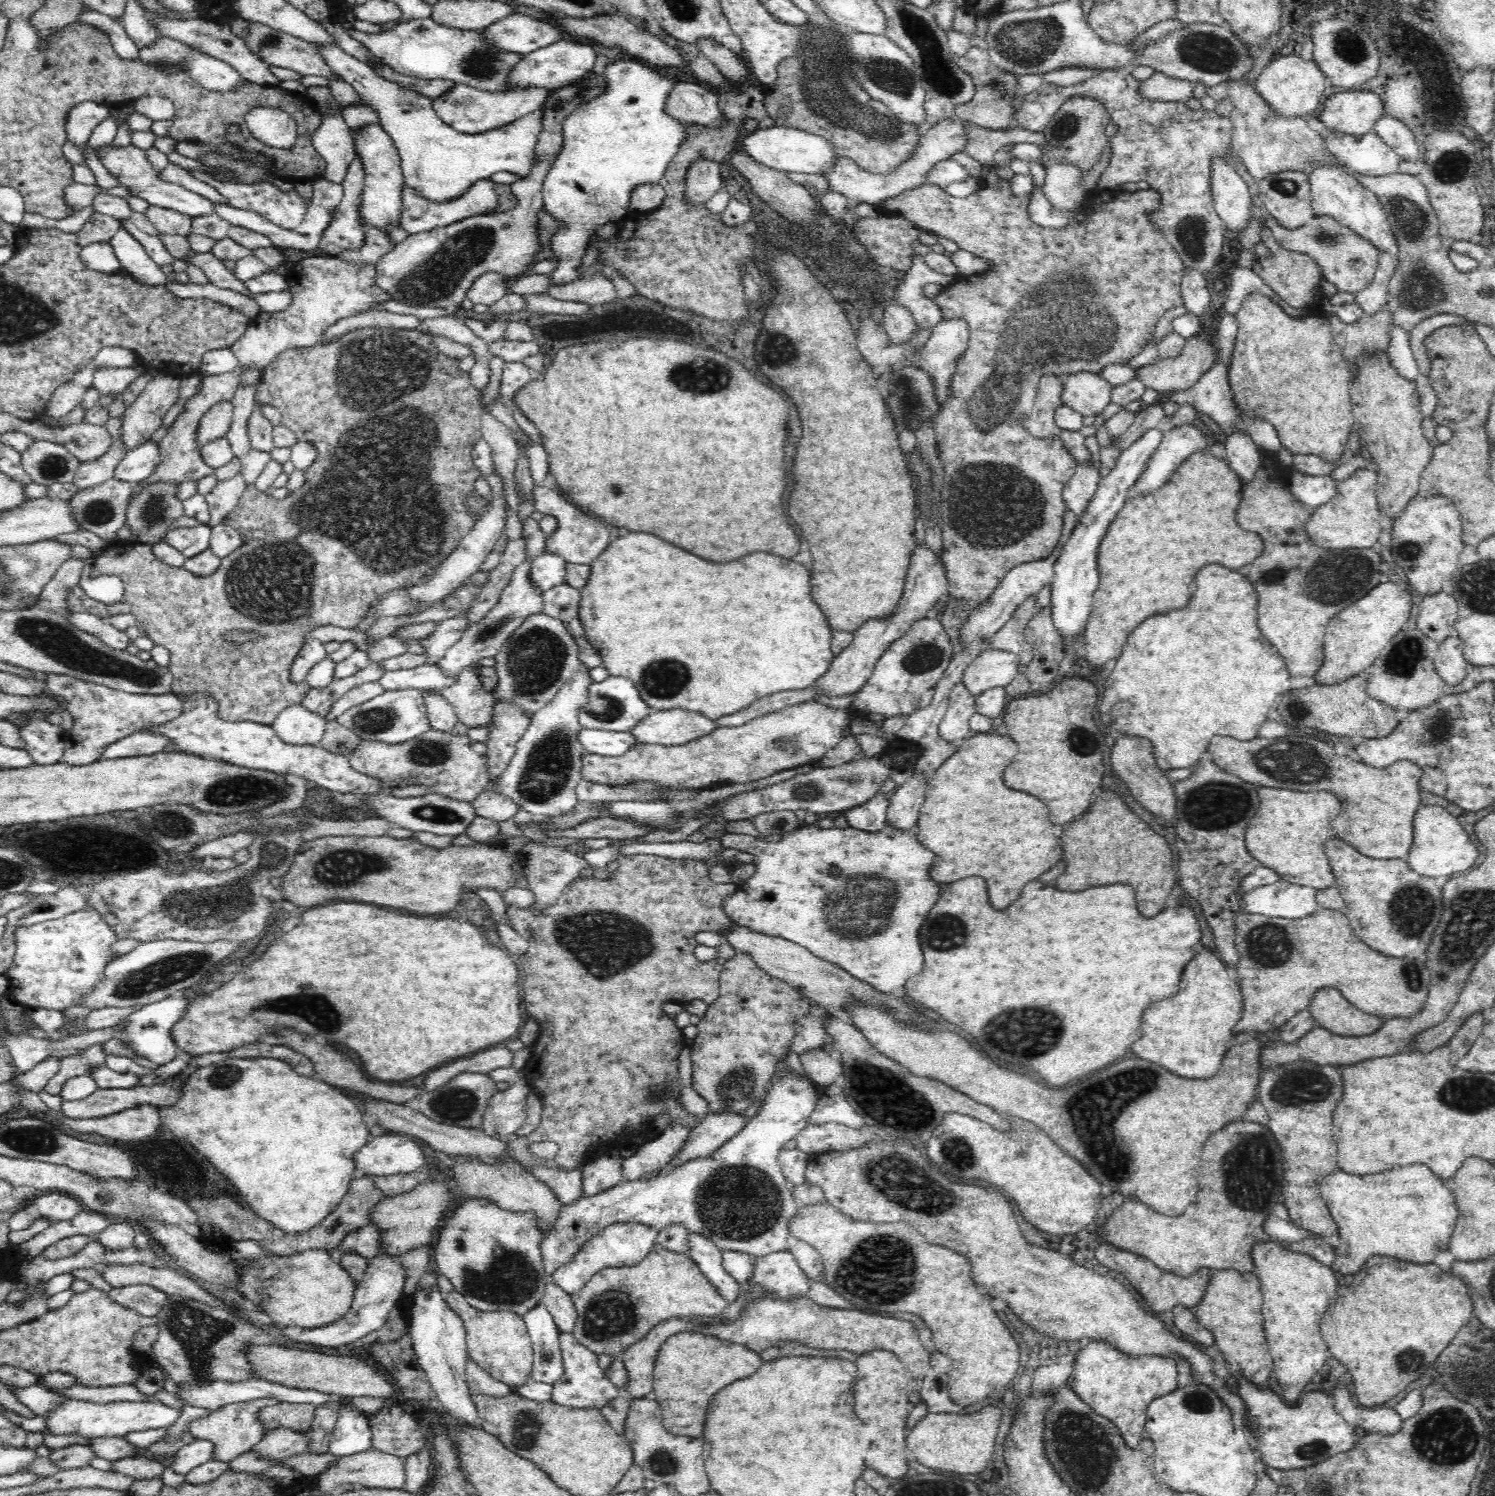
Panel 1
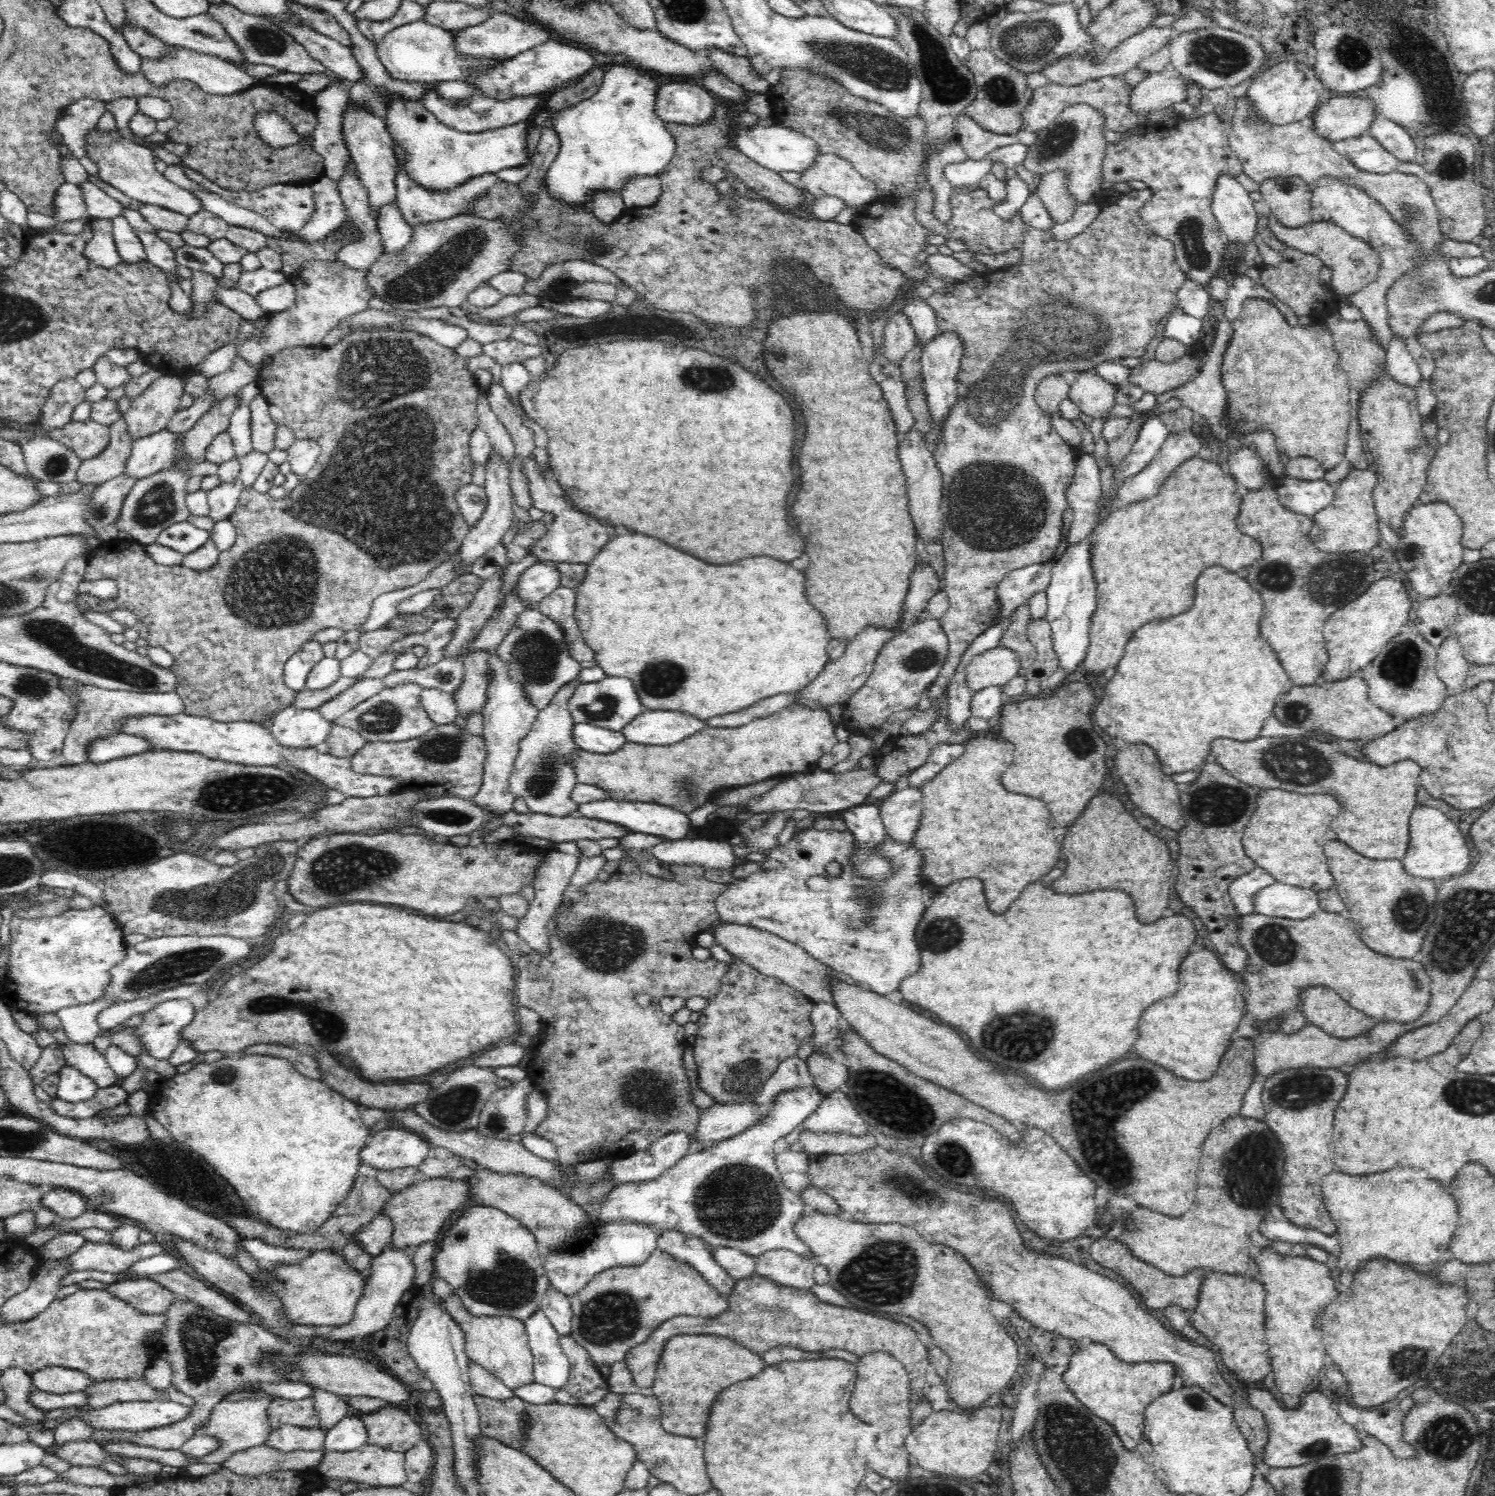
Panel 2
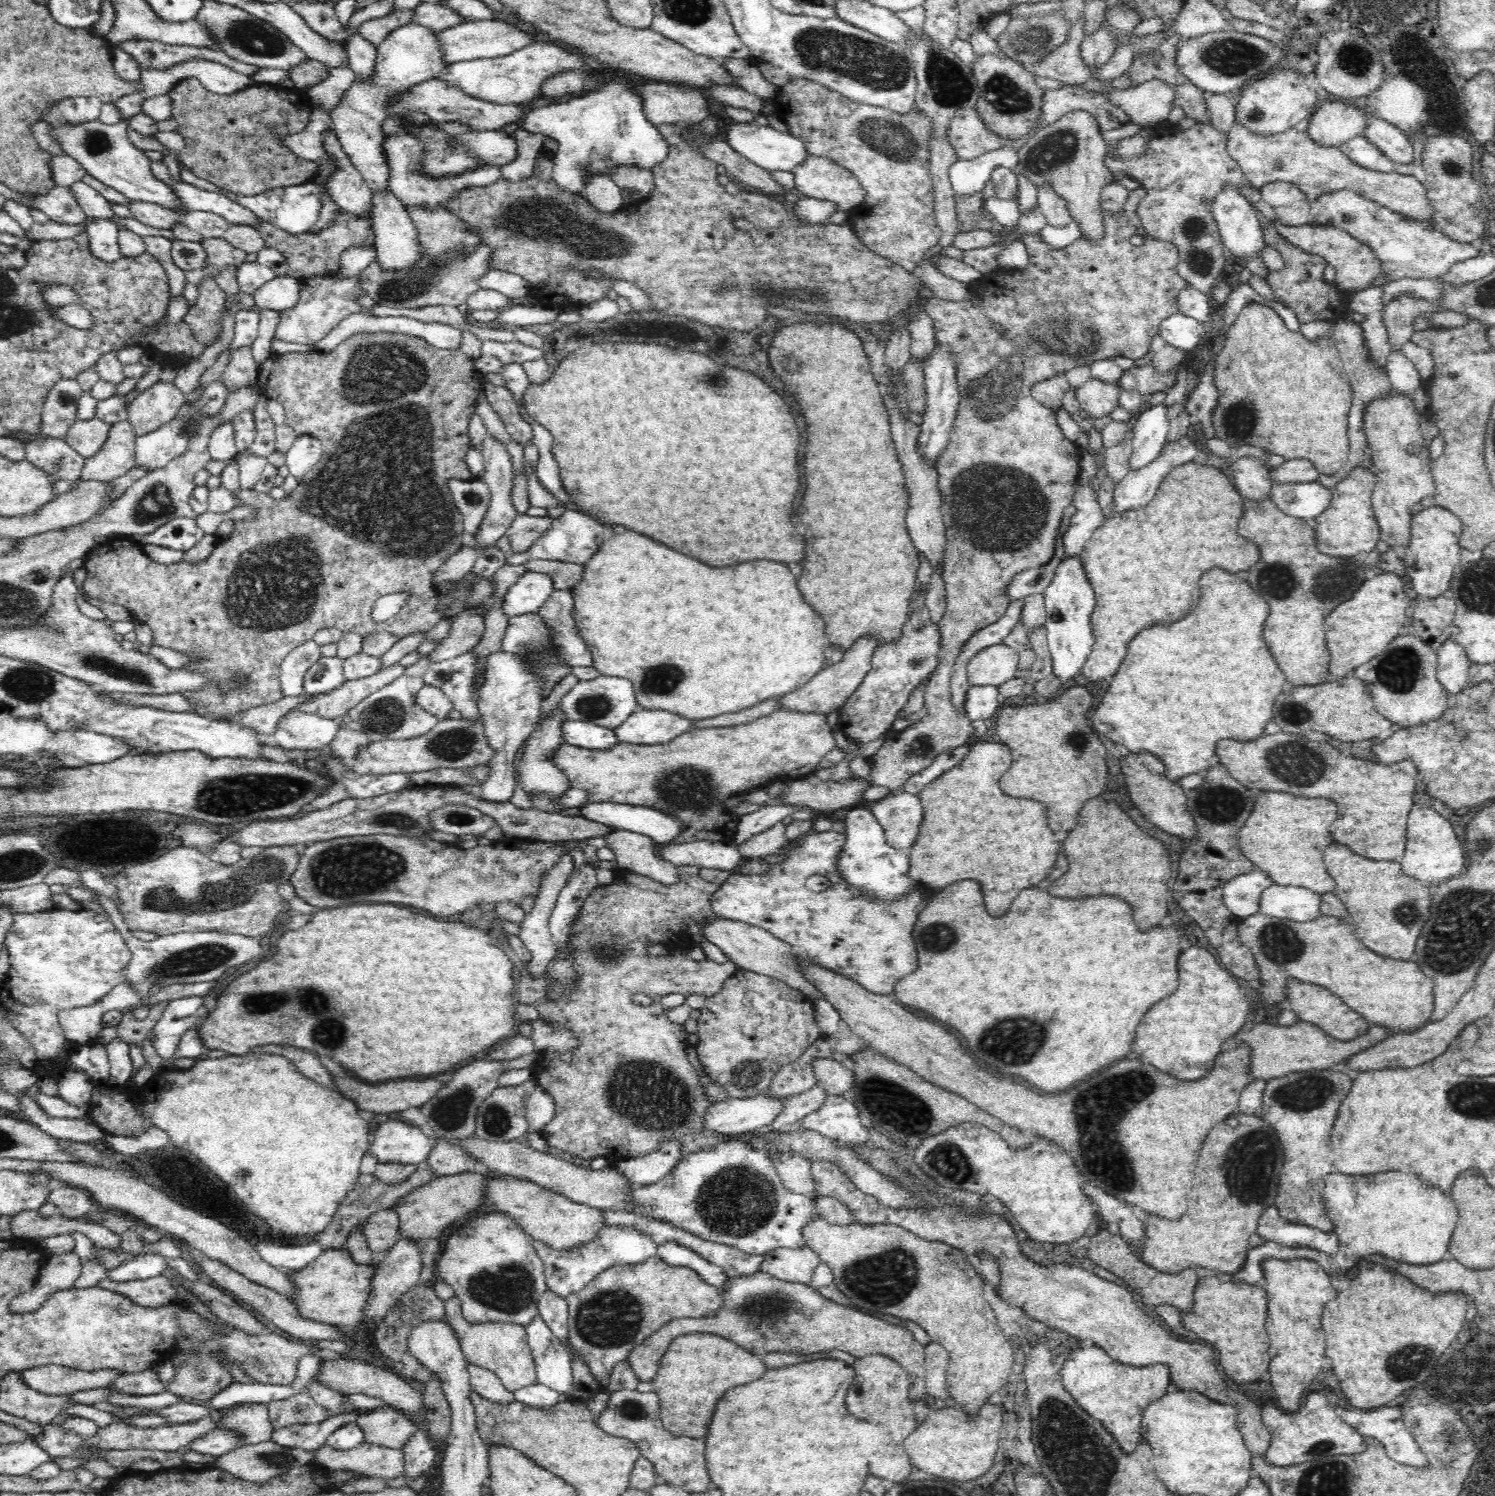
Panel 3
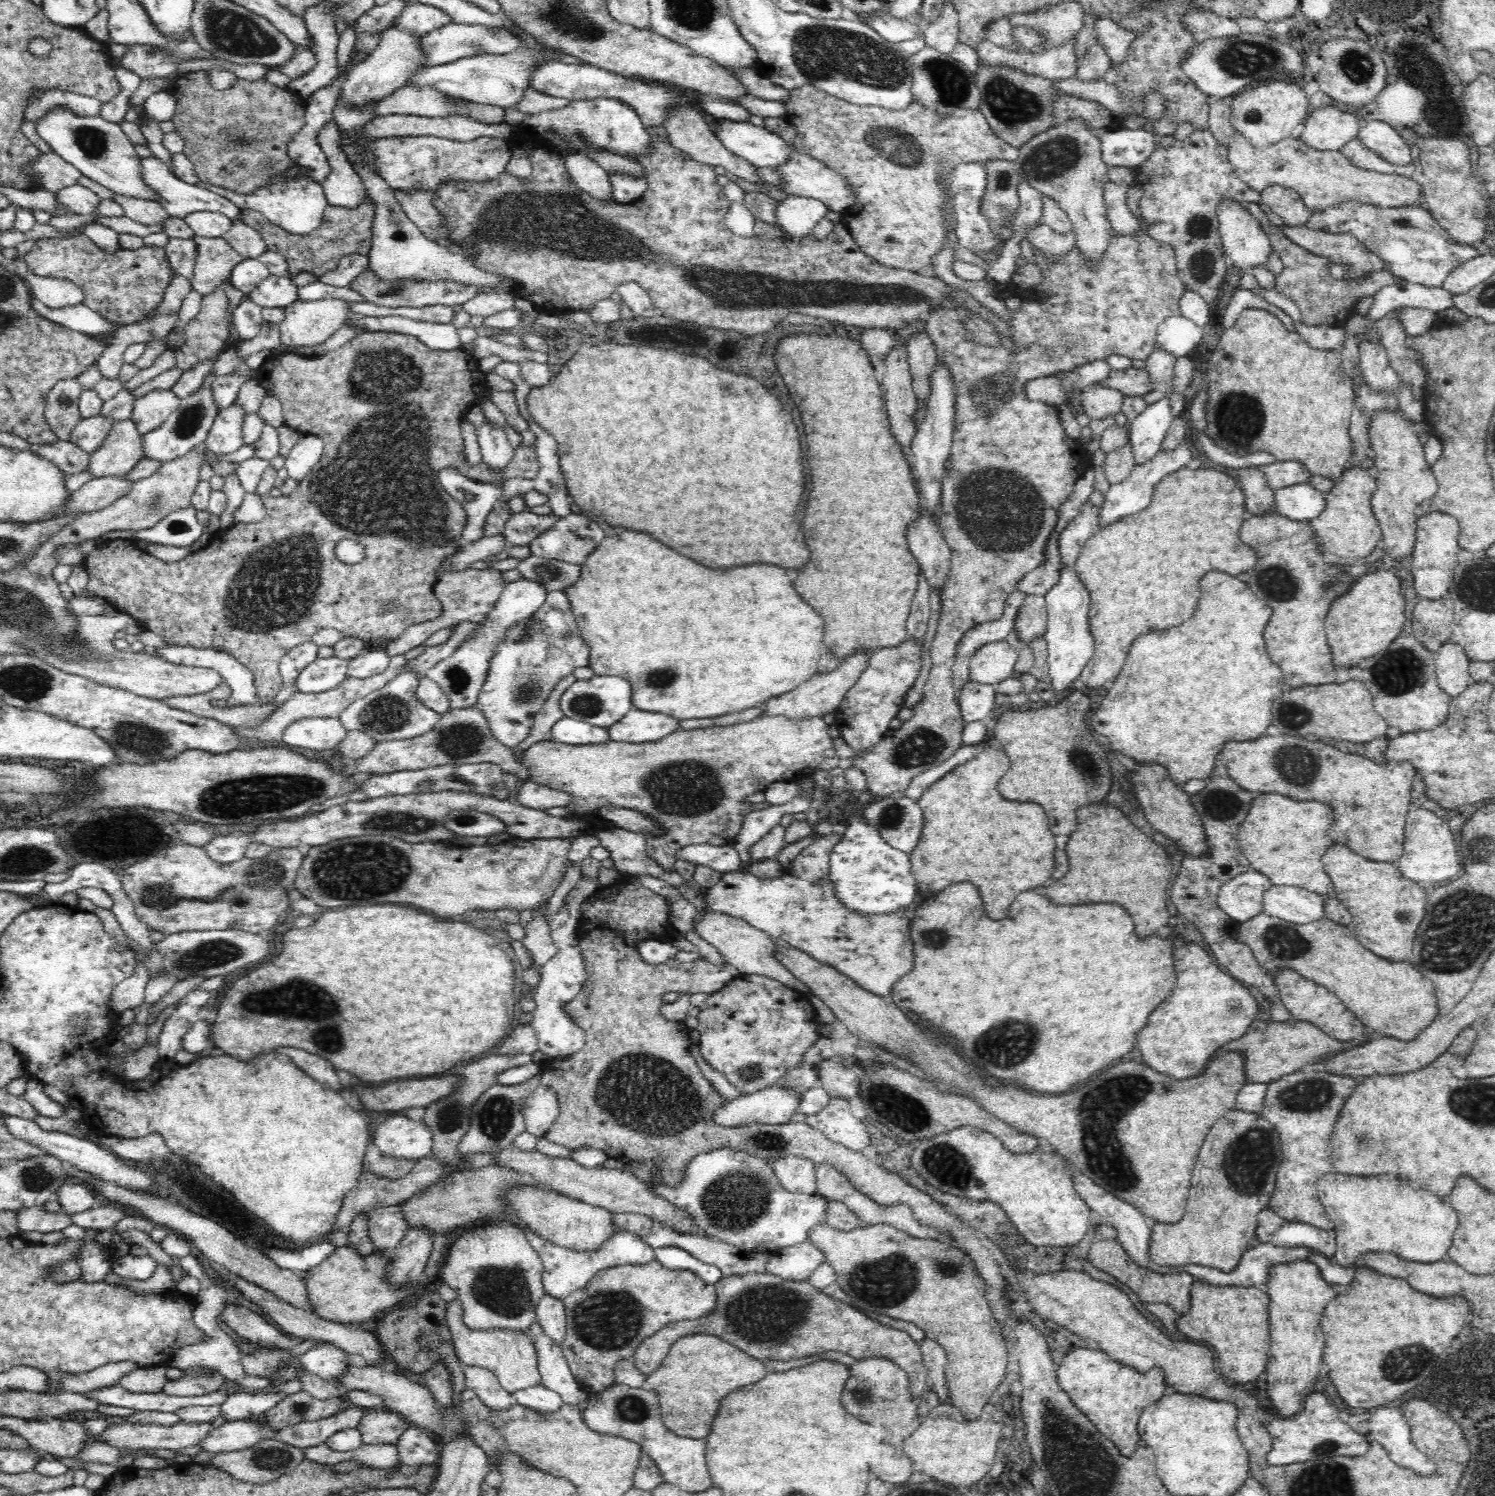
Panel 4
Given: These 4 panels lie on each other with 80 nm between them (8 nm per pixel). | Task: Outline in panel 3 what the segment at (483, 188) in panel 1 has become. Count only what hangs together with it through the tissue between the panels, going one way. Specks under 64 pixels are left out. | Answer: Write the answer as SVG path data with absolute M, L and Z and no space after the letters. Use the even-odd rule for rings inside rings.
M412 133L387 136L383 142L383 149L390 167L389 189L402 202L408 212L410 207L413 209L415 206L428 209L444 207L448 210L448 208L445 208L446 202L450 198L456 198L458 196L457 192L464 189L469 190L470 187L492 185L499 178L502 178L501 166L488 163L452 176L432 177L432 175L426 175L422 171L424 143L420 141L420 137L416 137Z

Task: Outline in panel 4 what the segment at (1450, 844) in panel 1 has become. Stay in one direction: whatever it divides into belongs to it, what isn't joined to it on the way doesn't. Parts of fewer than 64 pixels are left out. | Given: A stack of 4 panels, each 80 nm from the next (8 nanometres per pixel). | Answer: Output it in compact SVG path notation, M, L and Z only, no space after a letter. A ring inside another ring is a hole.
M1424 808L1412 810L1408 812L1408 818L1406 818L1404 836L1406 836L1404 854L1400 856L1397 867L1406 878L1414 882L1444 882L1460 876L1460 868L1463 868L1463 864L1460 861L1458 843L1454 841L1446 820L1438 818L1434 812Z

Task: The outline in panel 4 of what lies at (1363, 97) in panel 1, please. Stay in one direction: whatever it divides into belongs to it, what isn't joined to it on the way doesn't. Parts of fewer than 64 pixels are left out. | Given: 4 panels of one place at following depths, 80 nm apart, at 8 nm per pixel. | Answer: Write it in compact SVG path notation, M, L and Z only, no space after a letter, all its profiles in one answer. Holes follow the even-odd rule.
M1340 106L1314 109L1304 120L1302 142L1314 150L1340 150L1347 142L1357 138L1363 124Z

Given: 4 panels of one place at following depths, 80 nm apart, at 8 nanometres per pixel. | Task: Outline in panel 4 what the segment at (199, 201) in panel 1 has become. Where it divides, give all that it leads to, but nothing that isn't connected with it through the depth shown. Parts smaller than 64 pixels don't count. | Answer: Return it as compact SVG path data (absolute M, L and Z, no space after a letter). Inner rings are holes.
M55 106L45 112L35 124L38 136L84 176L99 182L114 193L144 200L158 200L157 192L142 178L141 157L118 123L108 122L100 114L80 116L66 106Z

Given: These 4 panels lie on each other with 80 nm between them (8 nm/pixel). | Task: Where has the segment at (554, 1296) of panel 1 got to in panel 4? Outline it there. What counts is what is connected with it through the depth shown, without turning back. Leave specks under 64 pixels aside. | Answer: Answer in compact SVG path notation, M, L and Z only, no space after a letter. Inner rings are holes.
M549 1294L544 1295L536 1307L536 1318L543 1332L561 1347L567 1331L563 1301Z

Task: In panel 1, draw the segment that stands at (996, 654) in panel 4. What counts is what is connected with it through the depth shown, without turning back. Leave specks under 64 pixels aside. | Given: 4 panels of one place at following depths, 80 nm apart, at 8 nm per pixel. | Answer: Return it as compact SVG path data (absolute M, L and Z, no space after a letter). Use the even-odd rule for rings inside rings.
M992 648L984 649L964 672L962 682L972 696L996 687L1005 687L1016 677L1021 662L1018 655Z

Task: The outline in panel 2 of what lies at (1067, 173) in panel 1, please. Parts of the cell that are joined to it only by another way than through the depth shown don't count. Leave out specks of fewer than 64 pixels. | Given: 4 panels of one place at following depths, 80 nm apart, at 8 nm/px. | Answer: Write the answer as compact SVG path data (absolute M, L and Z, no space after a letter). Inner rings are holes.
M1054 170L1040 179L1040 184L1037 186L1038 197L1040 197L1052 220L1055 220L1056 223L1070 220L1078 203L1067 189L1067 174L1061 170Z

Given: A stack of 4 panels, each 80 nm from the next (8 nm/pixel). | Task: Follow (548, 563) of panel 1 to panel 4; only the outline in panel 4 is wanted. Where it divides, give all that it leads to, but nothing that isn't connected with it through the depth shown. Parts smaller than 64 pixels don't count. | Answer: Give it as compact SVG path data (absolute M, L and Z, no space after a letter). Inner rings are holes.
M525 578L509 582L500 593L494 608L479 623L479 627L473 630L473 633L466 637L448 658L442 659L427 670L425 674L427 678L440 686L450 699L452 707L462 708L477 704L482 686L486 683L490 660L498 646L505 641L506 632L514 628L518 622L531 618L534 611L543 605L547 592L548 590L541 584L530 582Z

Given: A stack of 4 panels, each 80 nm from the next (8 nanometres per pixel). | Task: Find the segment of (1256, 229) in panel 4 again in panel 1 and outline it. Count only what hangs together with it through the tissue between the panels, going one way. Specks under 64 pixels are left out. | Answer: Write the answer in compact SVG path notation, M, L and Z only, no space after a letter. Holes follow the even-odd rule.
M1212 156L1210 186L1213 207L1230 232L1240 232L1251 222L1252 196L1234 165L1223 156Z

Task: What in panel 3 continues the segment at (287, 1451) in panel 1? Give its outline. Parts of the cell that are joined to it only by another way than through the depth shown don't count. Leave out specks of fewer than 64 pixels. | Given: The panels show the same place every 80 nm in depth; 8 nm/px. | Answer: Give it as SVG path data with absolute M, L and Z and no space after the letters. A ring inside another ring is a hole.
M350 1409L338 1415L332 1415L323 1422L314 1424L292 1424L291 1426L276 1429L271 1440L282 1446L317 1451L326 1445L328 1438L342 1426L357 1423L360 1412Z

